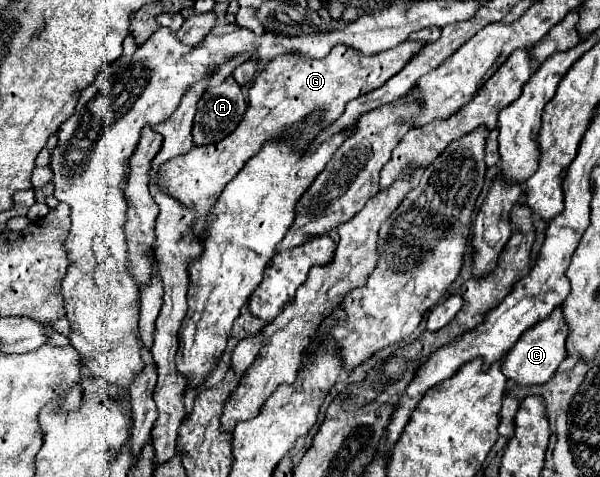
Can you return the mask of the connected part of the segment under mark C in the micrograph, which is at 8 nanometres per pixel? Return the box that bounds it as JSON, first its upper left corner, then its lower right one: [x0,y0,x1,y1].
[501,305,569,385]

